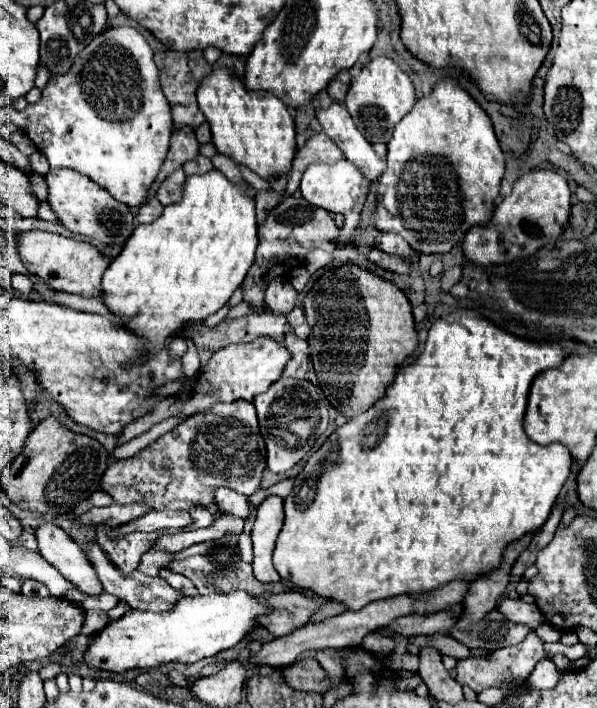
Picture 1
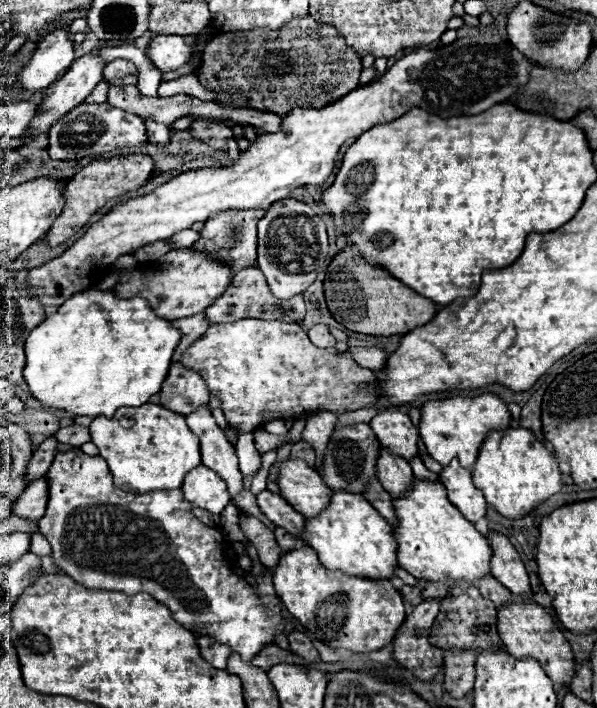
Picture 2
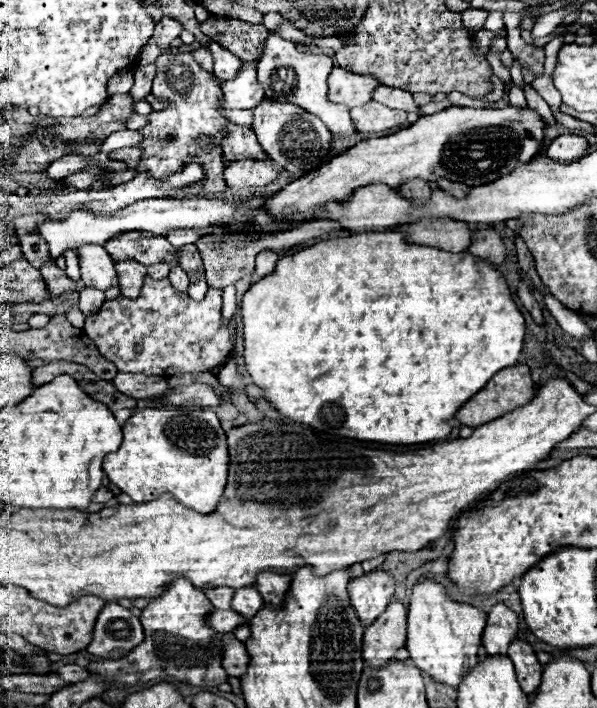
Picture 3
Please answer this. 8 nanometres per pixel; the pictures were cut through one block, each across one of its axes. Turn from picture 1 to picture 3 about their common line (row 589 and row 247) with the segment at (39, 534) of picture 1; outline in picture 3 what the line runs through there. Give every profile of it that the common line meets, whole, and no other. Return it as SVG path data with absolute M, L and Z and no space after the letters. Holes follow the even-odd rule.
M84 244L78 248L78 262L82 280L86 286L92 286L96 290L108 290L118 282L114 260L104 252L98 244Z

